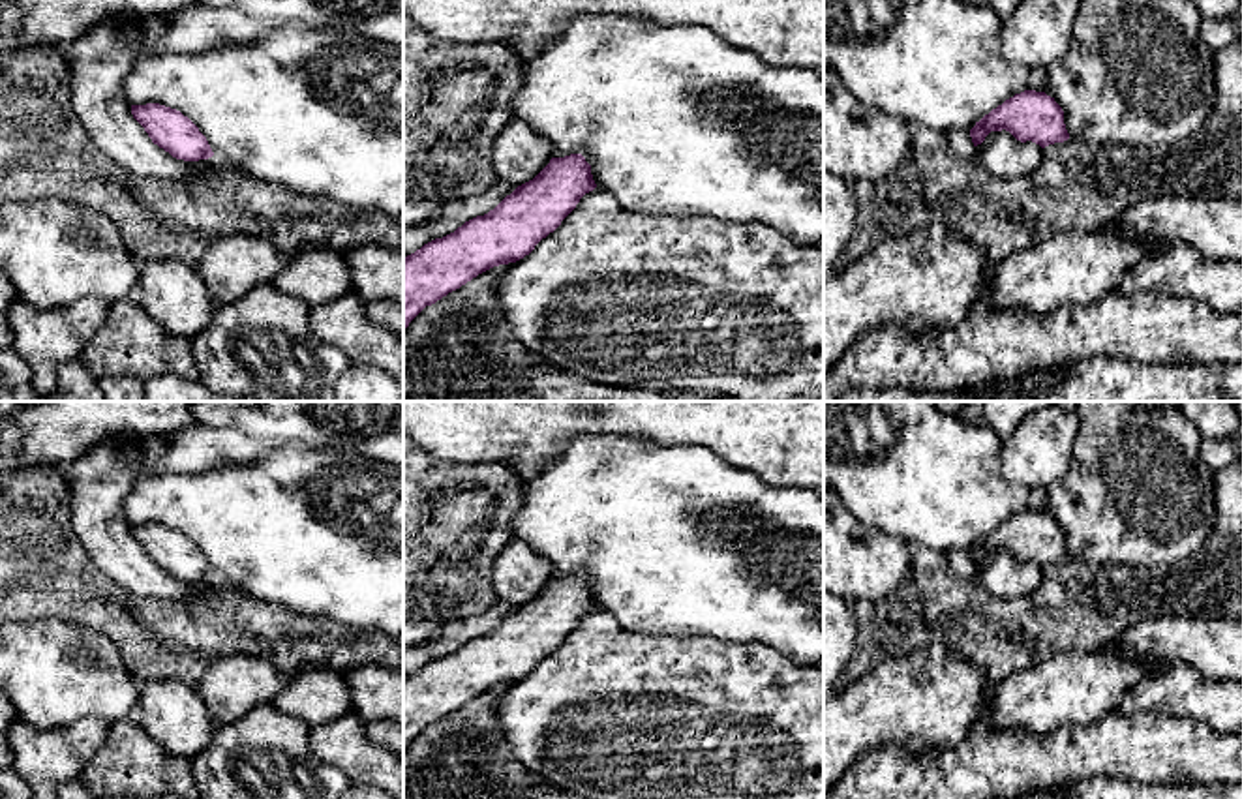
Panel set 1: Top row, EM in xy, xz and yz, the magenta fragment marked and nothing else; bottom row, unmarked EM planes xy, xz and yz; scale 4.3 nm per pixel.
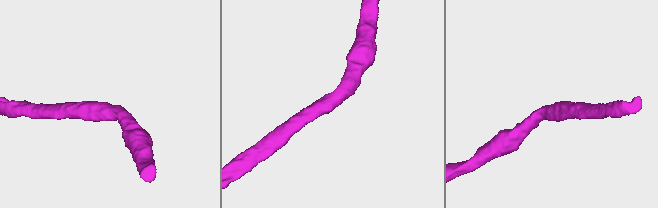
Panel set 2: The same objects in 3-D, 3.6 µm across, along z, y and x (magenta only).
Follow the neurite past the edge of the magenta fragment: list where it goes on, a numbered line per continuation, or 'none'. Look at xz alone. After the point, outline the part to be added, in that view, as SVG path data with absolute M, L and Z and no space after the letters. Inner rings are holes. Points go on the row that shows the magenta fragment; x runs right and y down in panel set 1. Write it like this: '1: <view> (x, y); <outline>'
none

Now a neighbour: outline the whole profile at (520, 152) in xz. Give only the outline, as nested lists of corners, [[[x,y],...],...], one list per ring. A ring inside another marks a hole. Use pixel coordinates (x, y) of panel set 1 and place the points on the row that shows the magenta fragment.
[[[523,120],[510,122],[493,144],[493,169],[499,180],[522,186],[533,180],[552,159],[553,146]]]

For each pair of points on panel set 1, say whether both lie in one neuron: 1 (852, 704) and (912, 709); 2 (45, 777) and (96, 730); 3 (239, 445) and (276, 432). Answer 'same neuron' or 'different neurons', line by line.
1: same neuron
2: same neuron
3: different neurons

